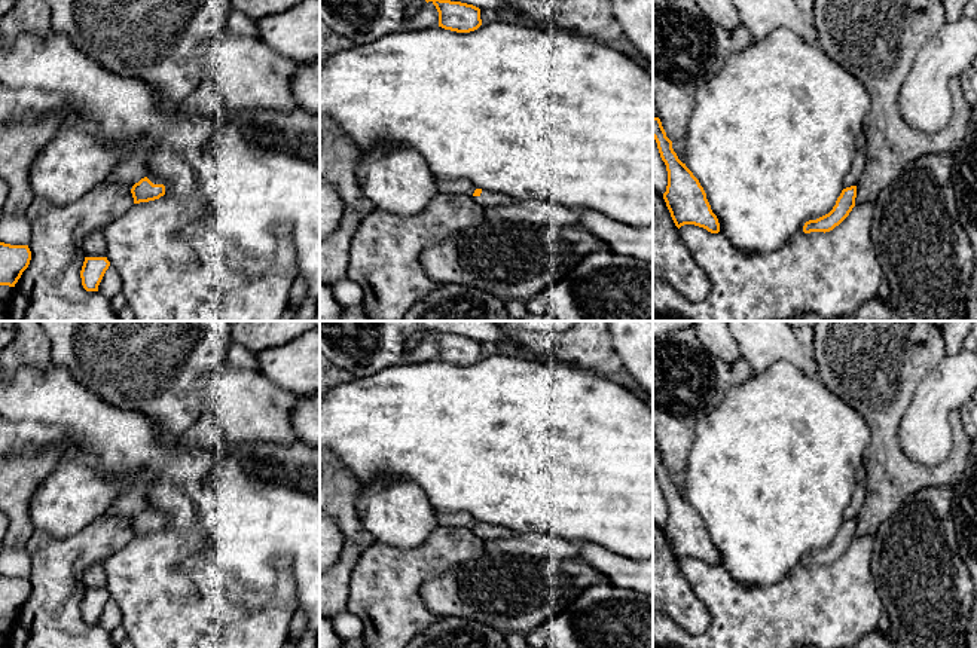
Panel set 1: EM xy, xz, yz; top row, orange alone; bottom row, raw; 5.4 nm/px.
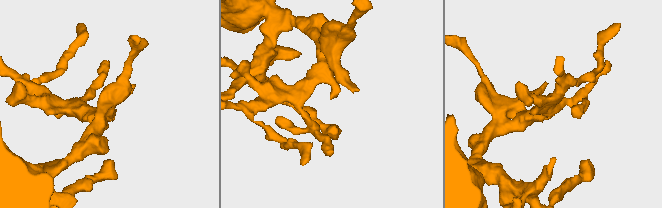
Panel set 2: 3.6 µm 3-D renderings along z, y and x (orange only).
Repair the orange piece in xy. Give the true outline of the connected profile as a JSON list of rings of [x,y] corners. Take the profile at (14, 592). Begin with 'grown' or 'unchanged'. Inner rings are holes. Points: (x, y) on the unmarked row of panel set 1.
unchanged | [[[0,575],[0,618],[15,620],[30,593],[31,584],[28,578]]]

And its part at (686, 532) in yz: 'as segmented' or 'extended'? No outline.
as segmented

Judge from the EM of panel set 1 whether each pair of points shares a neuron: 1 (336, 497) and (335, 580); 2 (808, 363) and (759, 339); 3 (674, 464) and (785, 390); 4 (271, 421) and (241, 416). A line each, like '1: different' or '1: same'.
1: same
2: same
3: different
4: same

